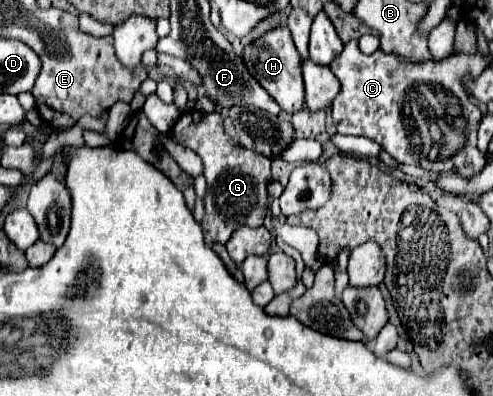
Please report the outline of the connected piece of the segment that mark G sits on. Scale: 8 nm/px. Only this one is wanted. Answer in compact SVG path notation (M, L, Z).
M188 111L184 113L172 129L172 139L202 157L206 177L206 217L202 219L202 231L206 245L212 243L226 243L230 235L248 225L260 227L266 217L266 203L268 203L268 183L270 183L270 159L258 155L250 149L244 149L234 143L234 139L224 133L222 129L224 117L218 113L202 113L202 111Z

